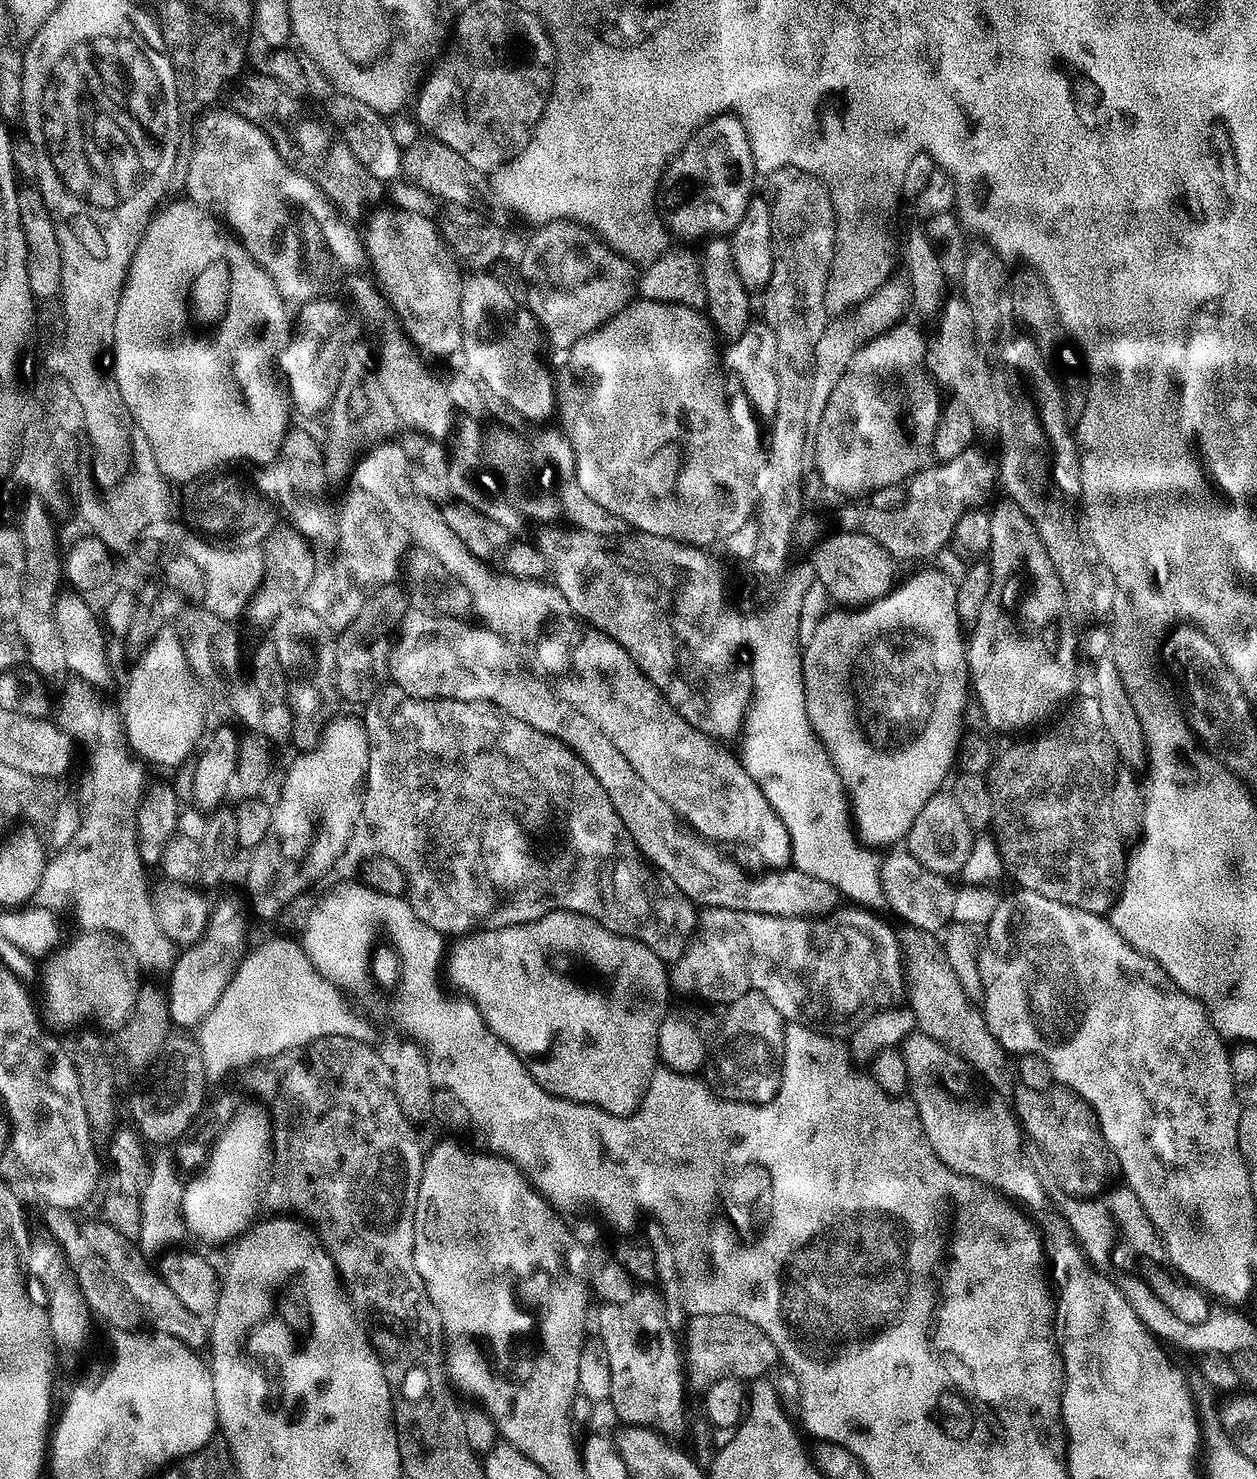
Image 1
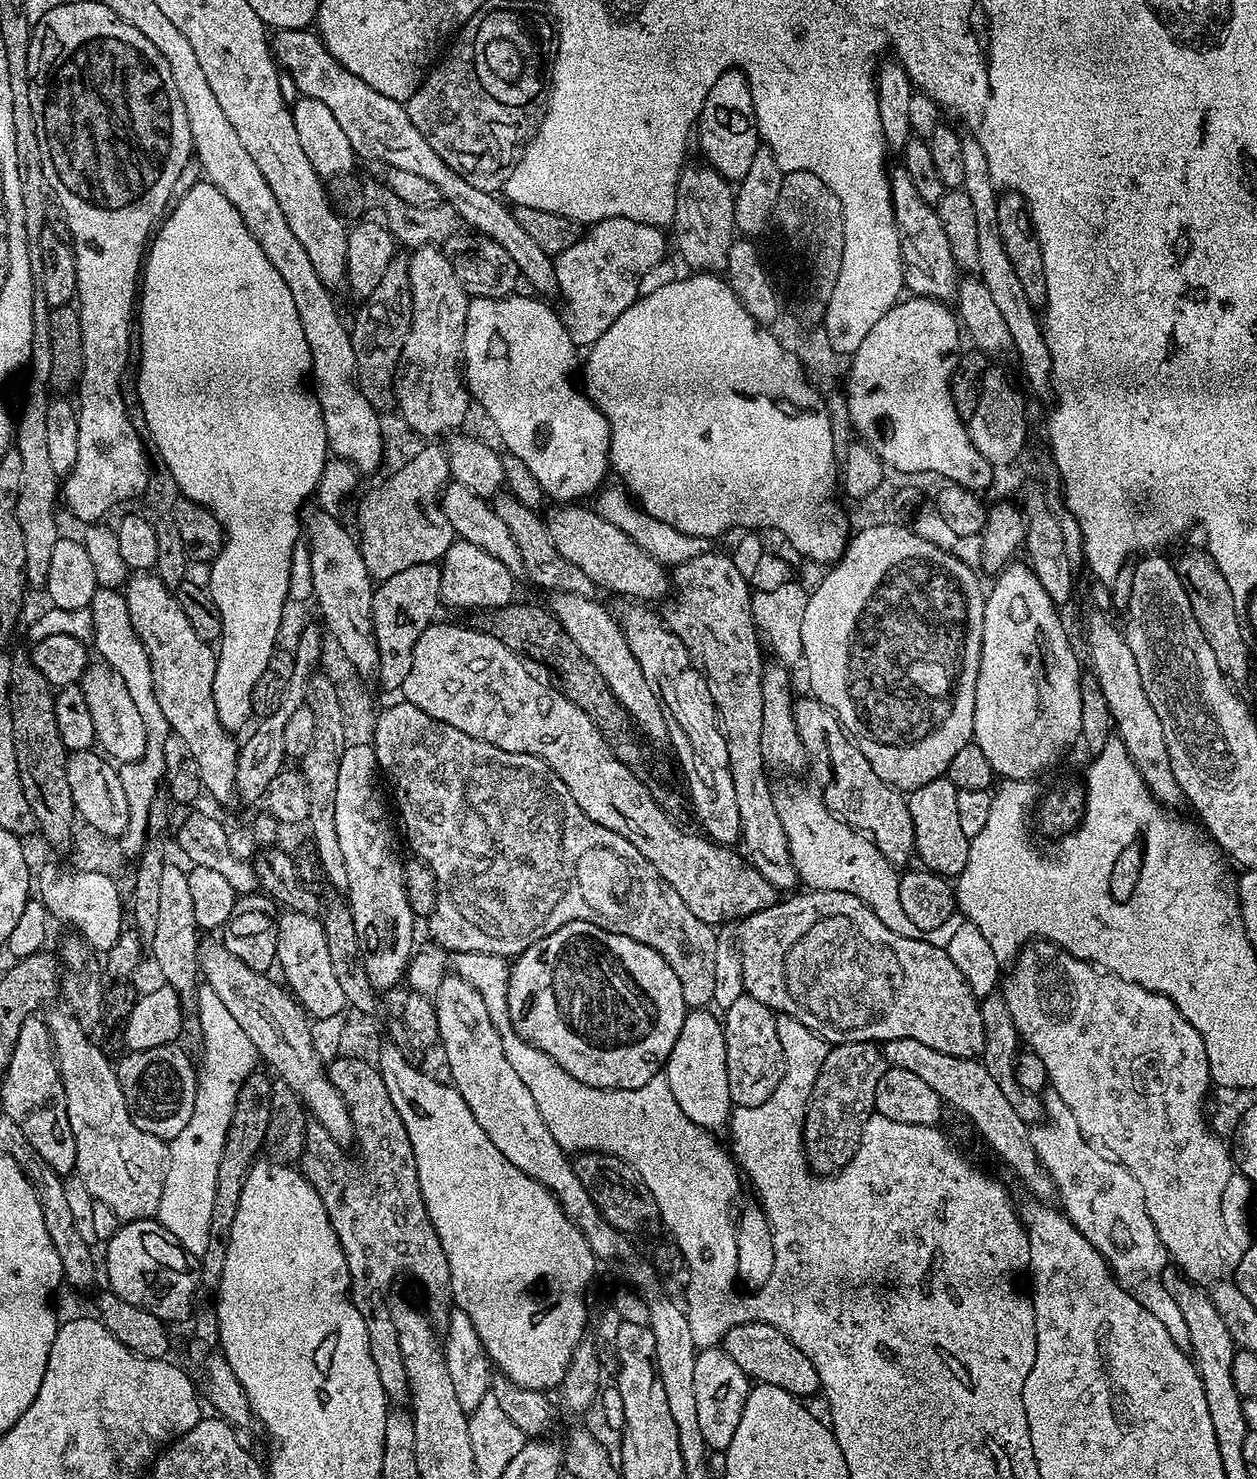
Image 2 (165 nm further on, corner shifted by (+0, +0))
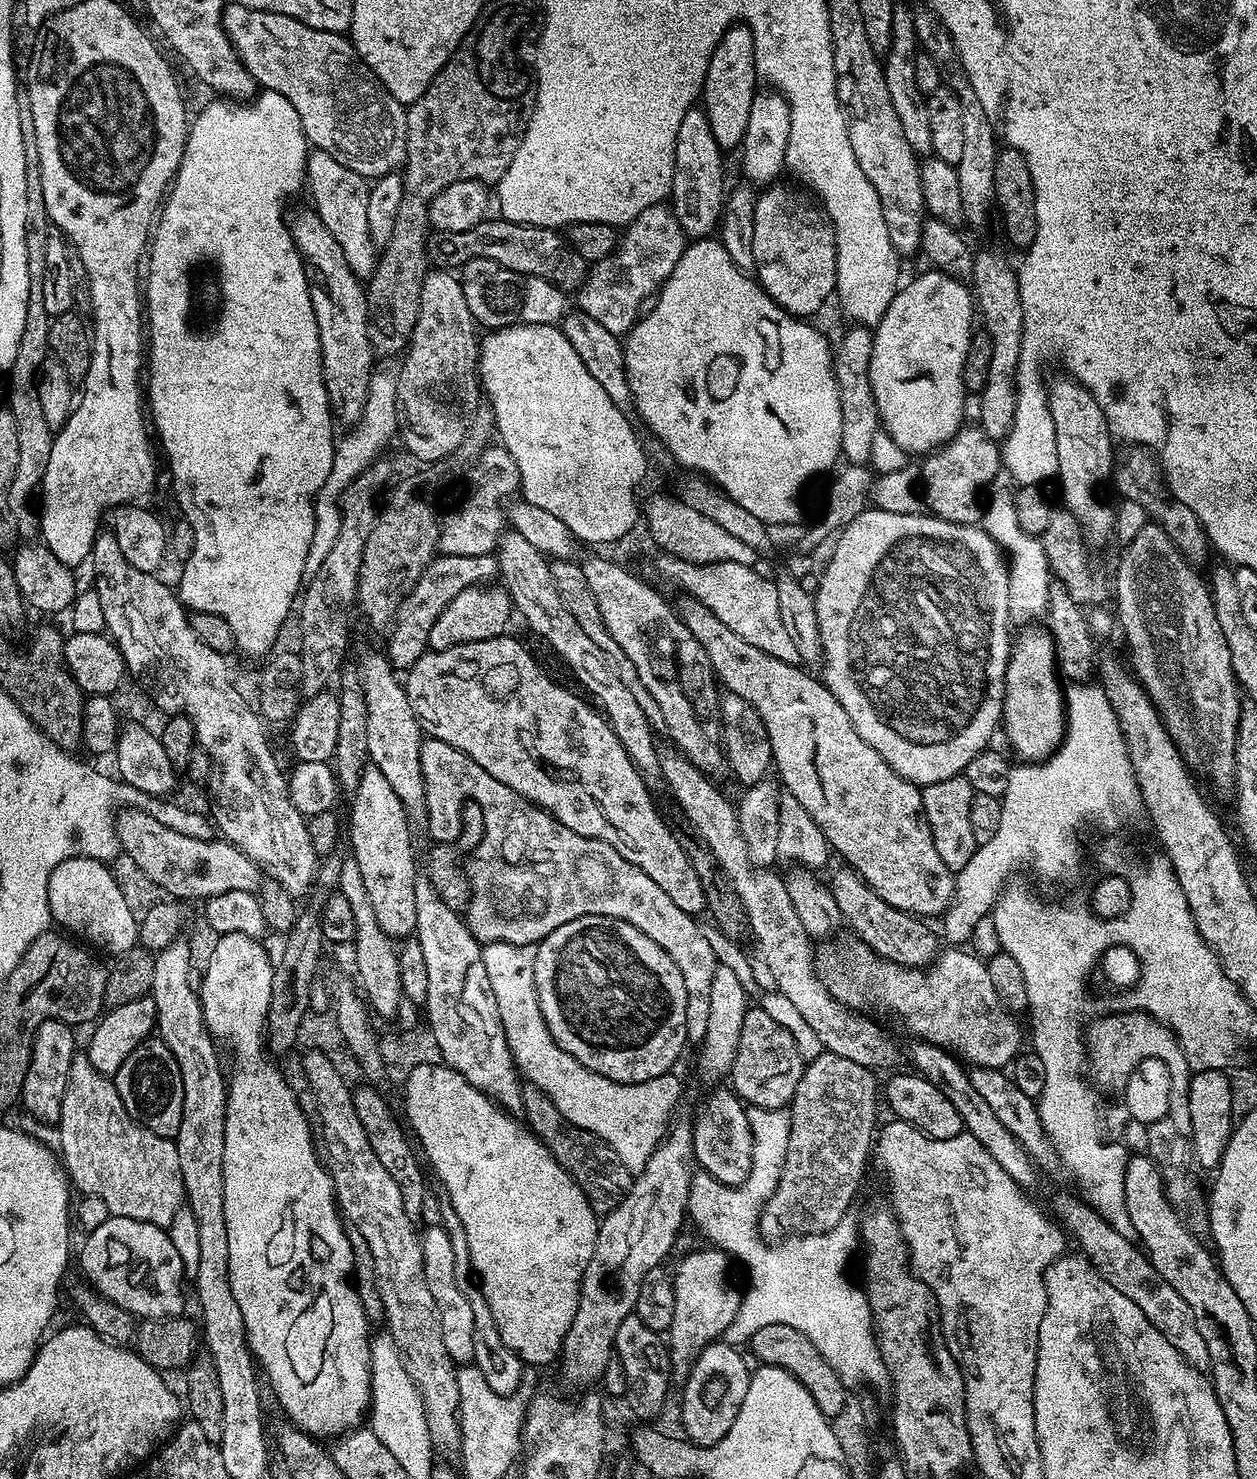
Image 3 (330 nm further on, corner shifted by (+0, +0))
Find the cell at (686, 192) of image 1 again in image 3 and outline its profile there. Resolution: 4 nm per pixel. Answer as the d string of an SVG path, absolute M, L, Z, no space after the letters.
M737 22L724 29L722 38L710 58L702 93L702 107L710 122L714 142L718 142L722 150L739 149L743 145L746 122L750 122L750 104L754 102L757 91L754 34L748 29L747 23Z

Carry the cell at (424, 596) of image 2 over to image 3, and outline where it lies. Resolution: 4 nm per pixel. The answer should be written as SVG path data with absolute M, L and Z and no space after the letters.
M440 554L431 560L421 576L407 589L406 595L400 601L395 619L390 624L392 633L388 636L386 655L392 663L393 669L412 668L414 662L418 662L418 658L423 656L428 648L428 635L434 622L438 622L438 614L442 614L442 610L446 610L446 606L450 602L454 602L454 598L458 598L458 594L462 594L462 590L484 586L495 581L499 571L500 561L492 554L486 556Z

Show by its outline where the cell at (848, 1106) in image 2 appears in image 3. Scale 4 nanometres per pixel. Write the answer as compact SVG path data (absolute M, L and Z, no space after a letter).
M823 1051L818 1058L807 1061L802 1078L792 1095L788 1117L790 1138L786 1142L786 1158L782 1166L780 1181L774 1190L774 1194L764 1203L764 1210L760 1218L760 1230L767 1241L781 1240L793 1234L828 1232L834 1226L838 1226L840 1220L849 1215L848 1207L851 1206L852 1199L855 1198L856 1191L860 1188L860 1179L864 1176L864 1167L868 1164L868 1156L870 1160L874 1152L874 1133L878 1128L878 1123L876 1124L876 1080L872 1076L875 1076L873 1069L858 1066L858 1062L850 1062L850 1058L838 1058L838 1054L833 1052Z

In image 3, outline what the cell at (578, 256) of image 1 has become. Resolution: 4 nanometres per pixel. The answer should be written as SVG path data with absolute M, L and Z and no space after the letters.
M664 202L642 210L642 214L627 225L625 232L628 233L619 237L616 249L610 255L589 267L588 277L578 289L579 311L594 318L594 322L606 326L610 334L618 337L632 331L633 324L645 307L644 299L648 295L651 297L670 278L686 247L682 226L671 207Z

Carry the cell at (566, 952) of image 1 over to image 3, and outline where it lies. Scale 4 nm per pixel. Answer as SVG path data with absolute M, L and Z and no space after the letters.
M583 916L535 945L534 982L546 1026L566 1054L619 1084L669 1075L688 1044L688 991L682 970L638 926L609 916Z

